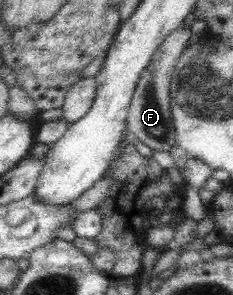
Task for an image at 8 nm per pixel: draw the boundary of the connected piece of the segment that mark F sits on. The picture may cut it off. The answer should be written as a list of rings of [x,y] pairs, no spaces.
[[[183,24],[175,28],[159,46],[153,60],[147,64],[147,68],[141,72],[141,78],[137,82],[137,88],[132,96],[133,101],[128,111],[126,128],[131,130],[139,142],[148,146],[152,151],[169,152],[171,148],[178,146],[177,131],[170,102],[170,84],[174,68],[178,58],[182,54],[182,48],[189,40],[190,31]]]

